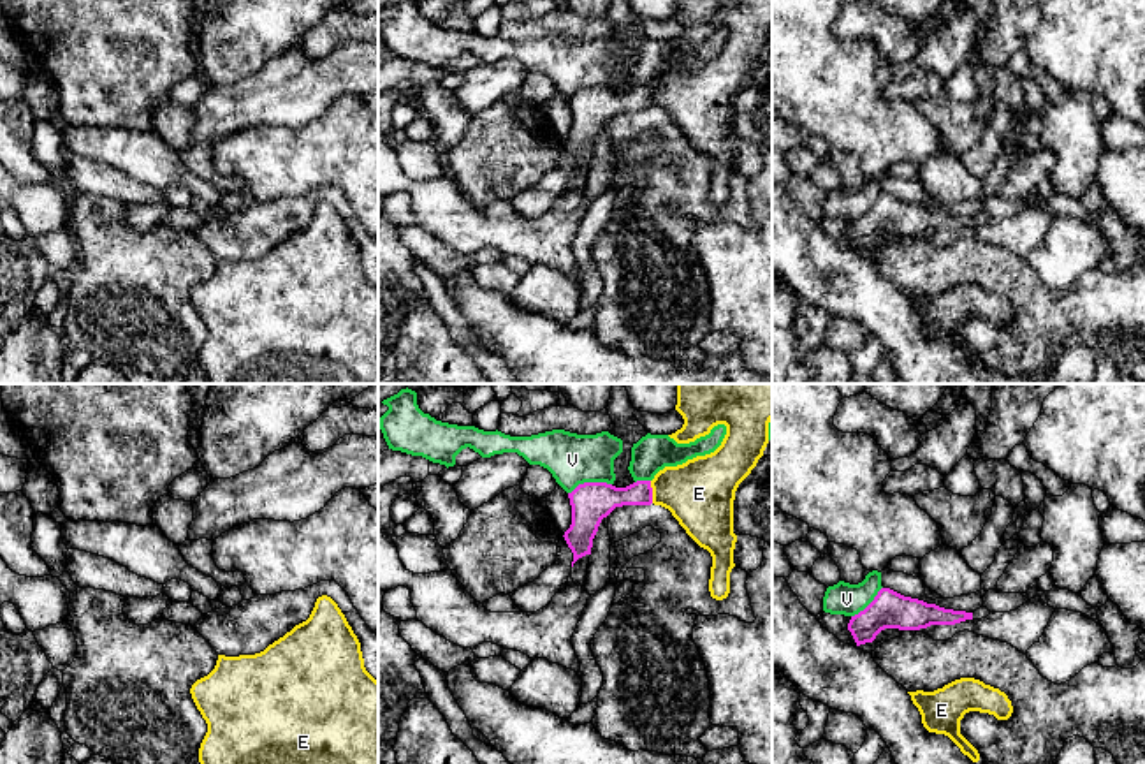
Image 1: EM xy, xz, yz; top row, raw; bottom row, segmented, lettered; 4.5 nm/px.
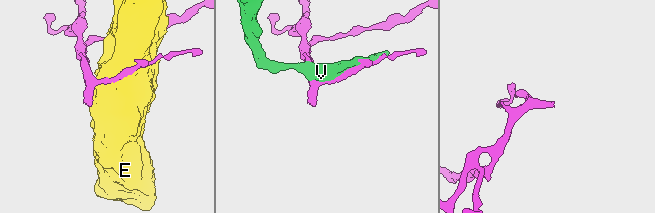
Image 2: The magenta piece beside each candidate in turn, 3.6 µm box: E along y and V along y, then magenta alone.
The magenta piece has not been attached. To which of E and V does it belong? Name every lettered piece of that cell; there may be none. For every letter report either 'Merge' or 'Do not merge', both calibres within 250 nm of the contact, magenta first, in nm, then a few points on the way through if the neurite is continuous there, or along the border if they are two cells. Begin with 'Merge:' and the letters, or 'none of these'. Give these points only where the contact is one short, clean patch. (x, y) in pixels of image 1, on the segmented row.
Merge: none of these
E: Do not merge. Thickness 160 nm (magenta) against 320 nm
V: Do not merge. Thickness 180 nm (magenta) against 240 nm

